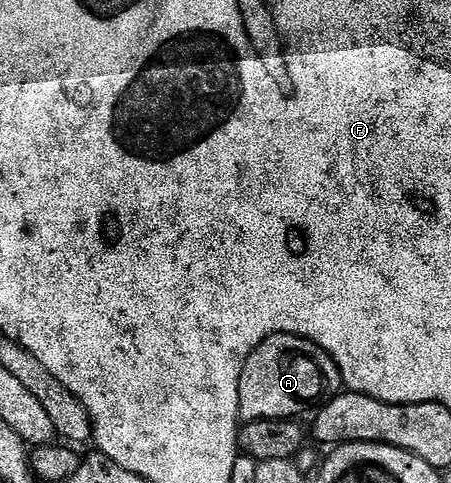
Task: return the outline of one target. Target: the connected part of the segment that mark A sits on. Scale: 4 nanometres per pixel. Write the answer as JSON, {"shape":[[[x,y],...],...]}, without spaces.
{"shape":[[[271,334],[246,360],[240,377],[240,417],[249,422],[261,422],[267,418],[299,419],[307,406],[323,407],[330,398],[341,393],[342,383],[336,362],[322,348],[318,348],[308,338],[293,334]]]}

